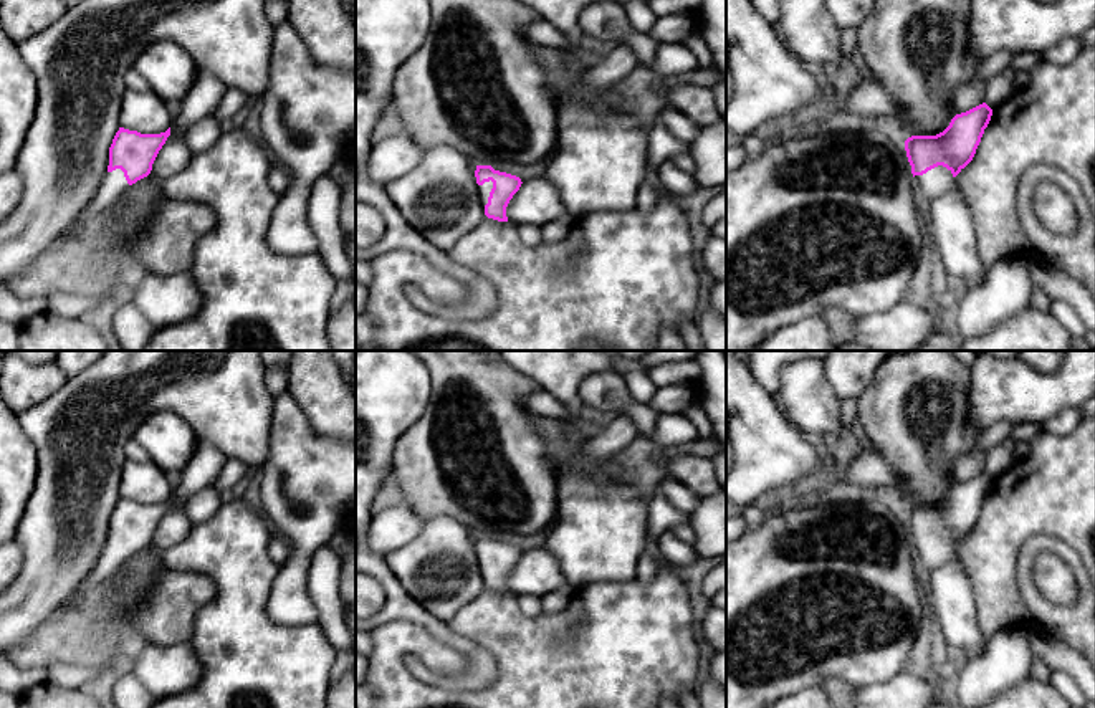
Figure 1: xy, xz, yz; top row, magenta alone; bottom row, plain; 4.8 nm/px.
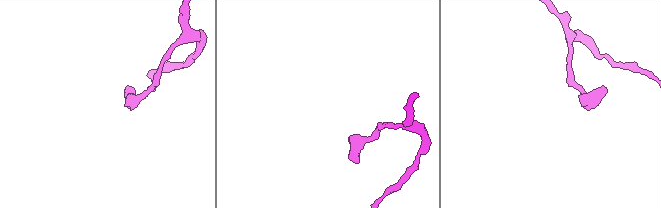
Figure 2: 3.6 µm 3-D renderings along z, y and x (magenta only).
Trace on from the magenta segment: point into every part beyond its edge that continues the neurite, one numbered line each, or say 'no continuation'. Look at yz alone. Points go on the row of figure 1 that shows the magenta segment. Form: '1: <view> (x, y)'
1: yz (937, 181)

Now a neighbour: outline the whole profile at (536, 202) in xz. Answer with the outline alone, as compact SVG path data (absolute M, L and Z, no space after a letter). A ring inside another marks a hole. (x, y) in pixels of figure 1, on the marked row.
M543 177L523 182L506 207L508 222L516 227L543 227L564 213L567 213L567 210L557 190Z

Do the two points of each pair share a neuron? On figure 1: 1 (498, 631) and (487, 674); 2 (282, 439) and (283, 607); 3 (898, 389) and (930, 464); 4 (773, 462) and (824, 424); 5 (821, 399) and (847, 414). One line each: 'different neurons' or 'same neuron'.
1: different neurons
2: same neuron
3: same neuron
4: different neurons
5: different neurons

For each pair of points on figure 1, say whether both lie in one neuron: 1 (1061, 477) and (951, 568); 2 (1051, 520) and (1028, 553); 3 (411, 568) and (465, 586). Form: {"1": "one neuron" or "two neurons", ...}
{"1": "two neurons", "2": "two neurons", "3": "one neuron"}

